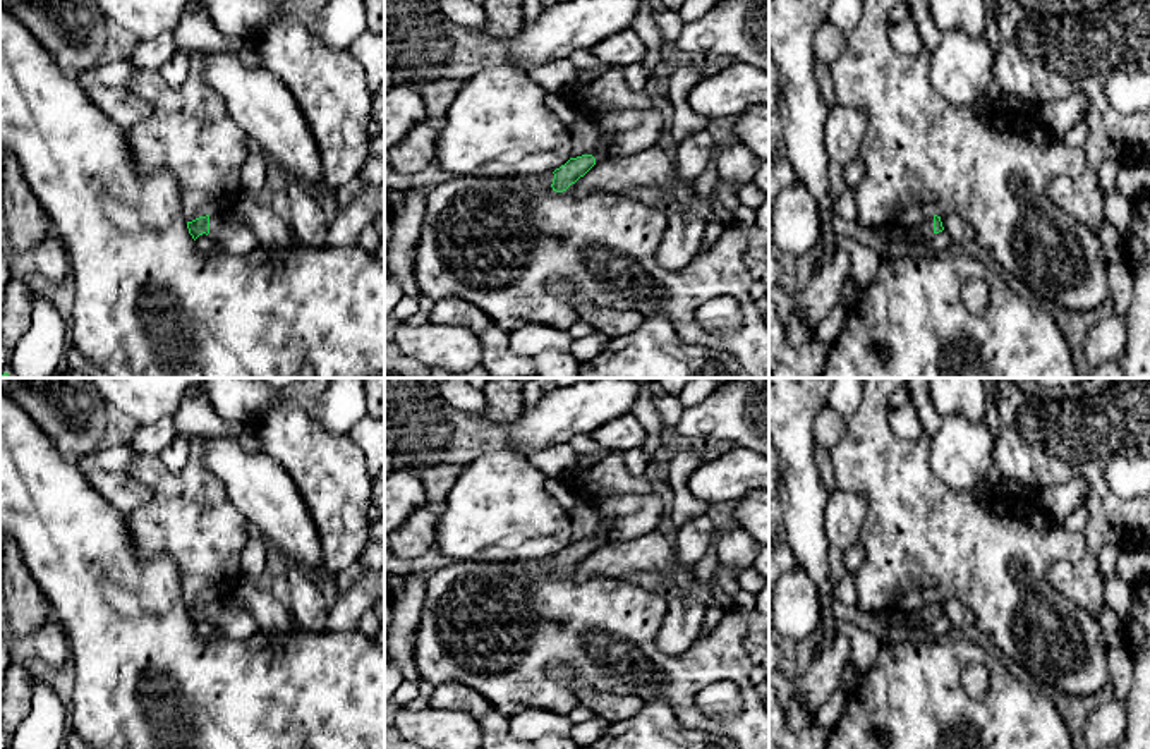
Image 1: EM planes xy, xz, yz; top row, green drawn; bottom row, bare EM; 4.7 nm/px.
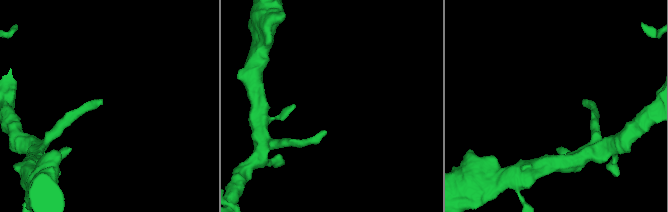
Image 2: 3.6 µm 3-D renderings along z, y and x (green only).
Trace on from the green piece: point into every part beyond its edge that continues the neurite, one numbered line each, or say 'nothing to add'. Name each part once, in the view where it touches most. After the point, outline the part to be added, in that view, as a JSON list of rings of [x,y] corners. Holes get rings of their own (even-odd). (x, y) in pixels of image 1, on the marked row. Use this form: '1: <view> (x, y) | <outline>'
1: xy (236, 237) | [[[221,213],[209,215],[209,234],[218,241],[218,247],[232,254],[245,254],[259,244],[252,228],[242,222],[233,222]]]

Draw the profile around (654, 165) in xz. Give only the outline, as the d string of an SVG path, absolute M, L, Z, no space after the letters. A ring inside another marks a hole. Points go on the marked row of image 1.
M661 143L632 156L618 156L596 163L577 180L577 196L587 196L592 191L621 194L639 186L661 186L669 189L673 187L675 177L676 167L671 148Z

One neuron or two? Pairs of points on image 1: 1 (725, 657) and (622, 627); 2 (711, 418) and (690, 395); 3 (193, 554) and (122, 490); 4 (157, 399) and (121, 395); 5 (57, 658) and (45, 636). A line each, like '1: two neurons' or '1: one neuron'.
1: one neuron
2: two neurons
3: two neurons
4: one neuron
5: one neuron

